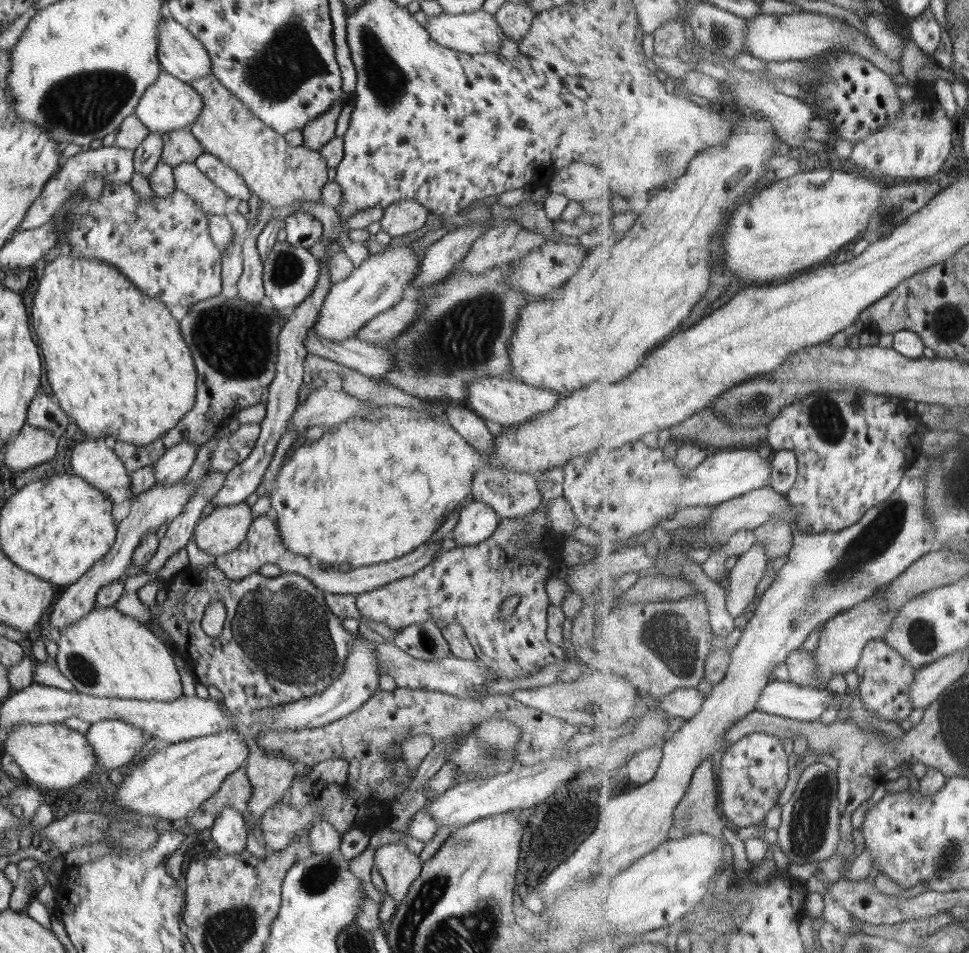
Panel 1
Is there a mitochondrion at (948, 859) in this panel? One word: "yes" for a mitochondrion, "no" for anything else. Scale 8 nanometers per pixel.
yes

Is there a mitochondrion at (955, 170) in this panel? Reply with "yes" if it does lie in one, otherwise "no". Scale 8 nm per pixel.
no

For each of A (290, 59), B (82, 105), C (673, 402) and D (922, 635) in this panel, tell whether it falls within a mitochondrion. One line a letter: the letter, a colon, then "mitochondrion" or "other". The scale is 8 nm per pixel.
A: mitochondrion
B: mitochondrion
C: other
D: mitochondrion

